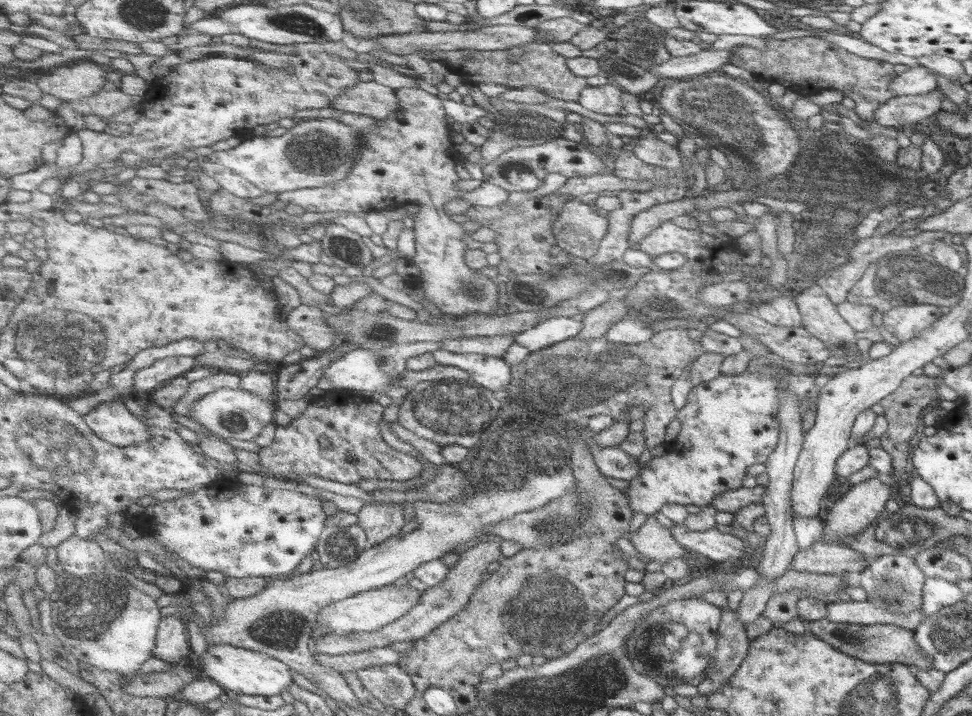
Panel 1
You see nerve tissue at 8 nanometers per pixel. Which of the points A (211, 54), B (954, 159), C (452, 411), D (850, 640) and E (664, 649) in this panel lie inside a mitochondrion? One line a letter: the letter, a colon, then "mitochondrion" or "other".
A: other
B: other
C: mitochondrion
D: mitochondrion
E: mitochondrion

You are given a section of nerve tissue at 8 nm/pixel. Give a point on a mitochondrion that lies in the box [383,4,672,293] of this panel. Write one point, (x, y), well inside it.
(639, 46)

